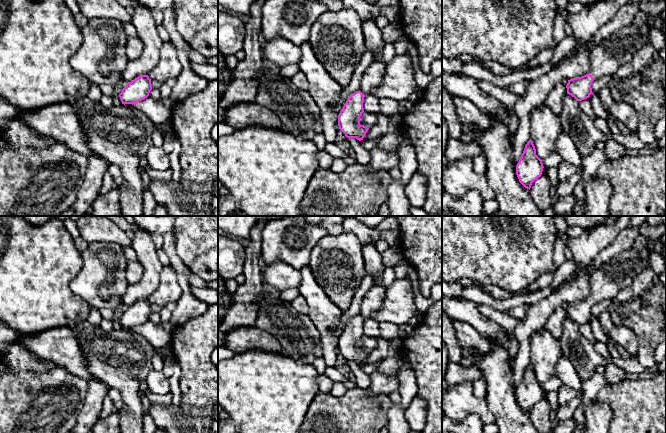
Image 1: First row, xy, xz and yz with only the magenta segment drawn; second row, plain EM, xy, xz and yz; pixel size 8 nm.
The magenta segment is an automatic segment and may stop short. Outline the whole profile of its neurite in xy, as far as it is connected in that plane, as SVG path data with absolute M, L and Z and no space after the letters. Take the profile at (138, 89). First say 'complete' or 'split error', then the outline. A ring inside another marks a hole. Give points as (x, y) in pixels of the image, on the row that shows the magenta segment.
complete; M148 75L138 76L128 82L119 94L122 104L134 104L144 100L152 90L151 79Z

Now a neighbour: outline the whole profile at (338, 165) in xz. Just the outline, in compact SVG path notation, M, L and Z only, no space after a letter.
M337 157L333 159L330 170L335 173L341 173L346 169L346 167L347 167L347 164L343 161L343 159L340 157Z

